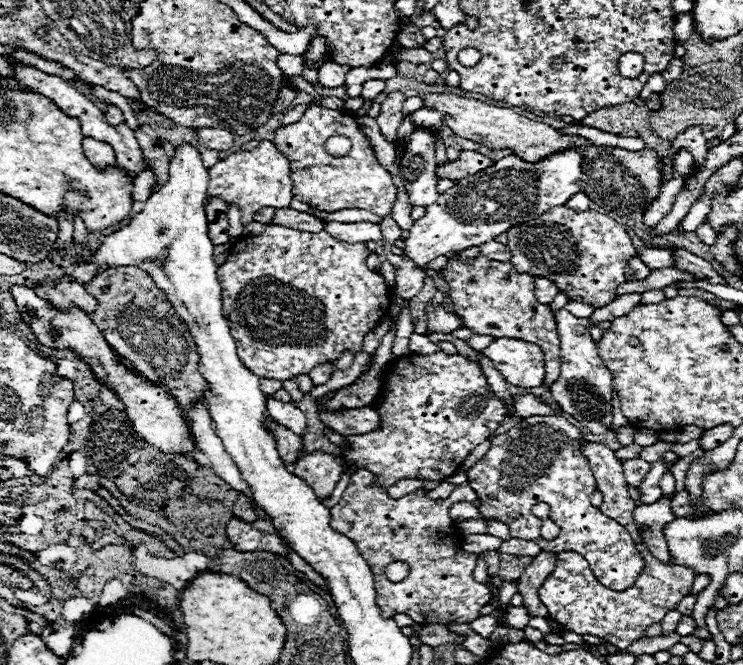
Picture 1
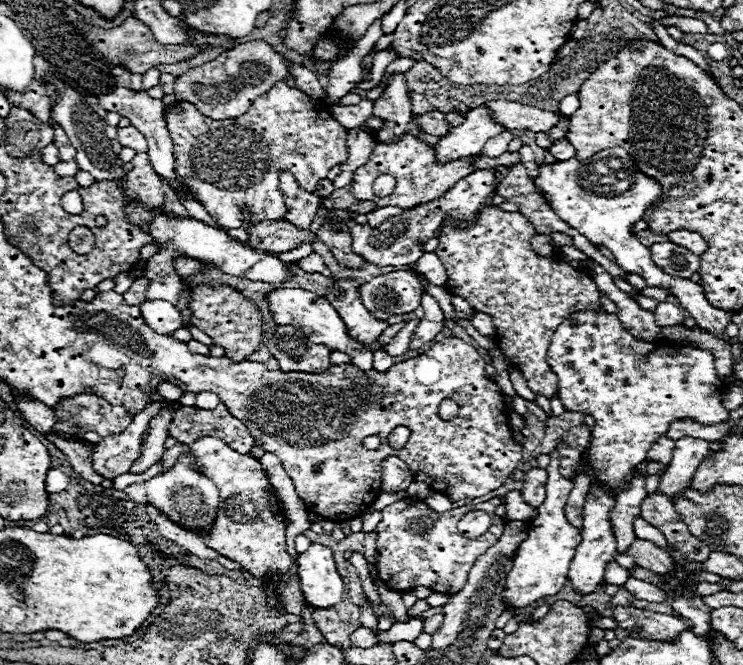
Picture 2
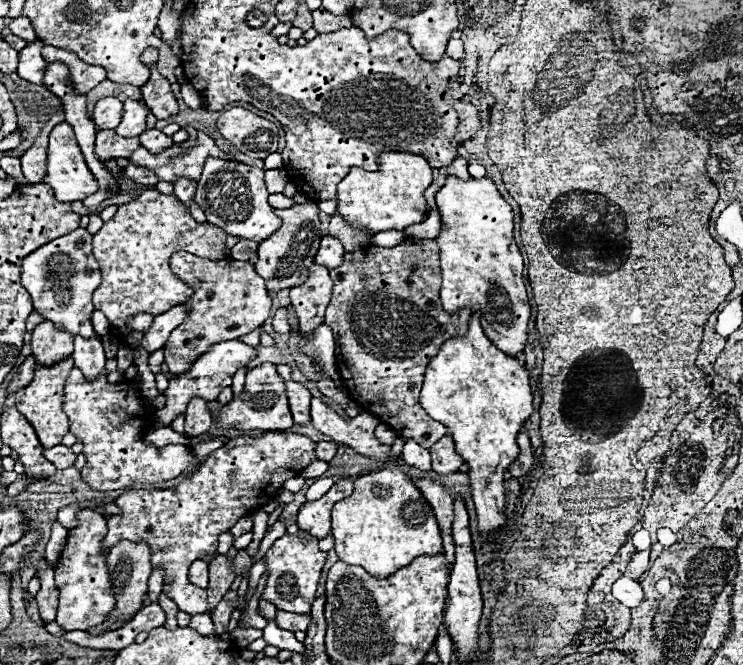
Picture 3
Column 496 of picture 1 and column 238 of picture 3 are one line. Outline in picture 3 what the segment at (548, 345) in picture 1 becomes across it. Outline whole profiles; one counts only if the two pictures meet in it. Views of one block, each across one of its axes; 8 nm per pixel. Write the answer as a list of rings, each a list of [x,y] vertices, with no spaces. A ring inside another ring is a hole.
[[[176,252],[170,258],[170,268],[180,280],[188,282],[194,288],[194,296],[186,302],[190,316],[170,334],[164,346],[166,366],[172,376],[182,376],[188,372],[190,366],[204,352],[208,352],[210,346],[222,340],[240,338],[246,332],[262,326],[270,316],[272,300],[268,296],[264,280],[256,274],[250,262],[238,262],[232,258],[210,262],[188,252]]]

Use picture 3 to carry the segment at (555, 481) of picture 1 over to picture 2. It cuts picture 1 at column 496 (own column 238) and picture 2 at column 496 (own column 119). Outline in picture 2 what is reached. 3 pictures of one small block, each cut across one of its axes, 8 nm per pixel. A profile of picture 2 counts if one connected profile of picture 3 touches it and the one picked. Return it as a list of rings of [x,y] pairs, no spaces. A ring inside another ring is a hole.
[[[412,498],[398,500],[382,510],[382,520],[378,522],[377,549],[379,558],[377,564],[378,577],[386,582],[388,588],[396,592],[410,592],[416,586],[426,586],[434,592],[442,594],[456,594],[460,588],[464,588],[466,578],[474,562],[502,536],[506,522],[494,514],[494,508],[498,504],[504,504],[504,498],[492,498],[482,504],[474,506],[460,506],[448,512],[434,512],[428,508],[428,504]],[[472,510],[484,510],[492,518],[492,526],[486,534],[480,538],[464,538],[458,534],[458,520],[472,512]]]

